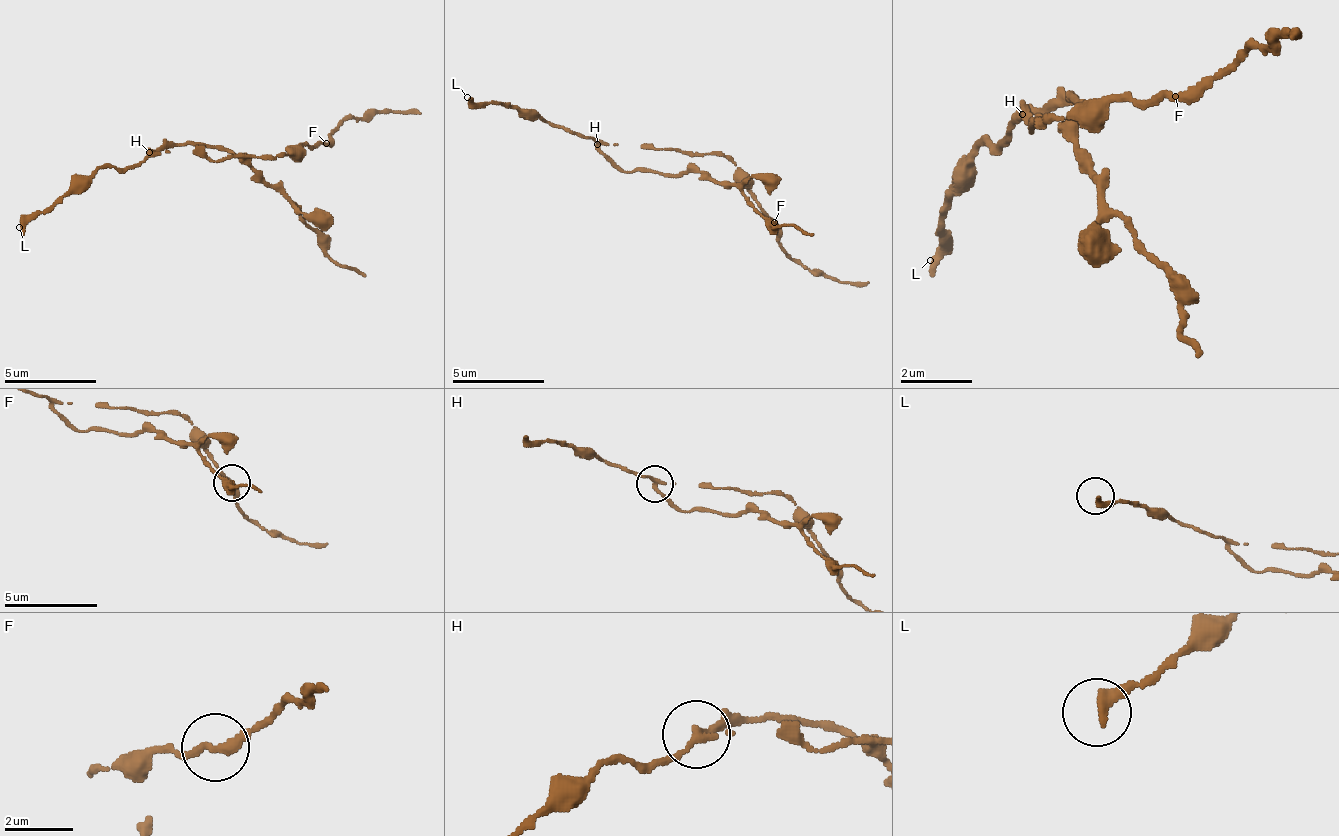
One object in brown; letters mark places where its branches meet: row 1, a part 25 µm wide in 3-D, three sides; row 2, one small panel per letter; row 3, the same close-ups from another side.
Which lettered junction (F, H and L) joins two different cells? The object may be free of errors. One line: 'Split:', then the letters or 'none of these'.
Split: H

